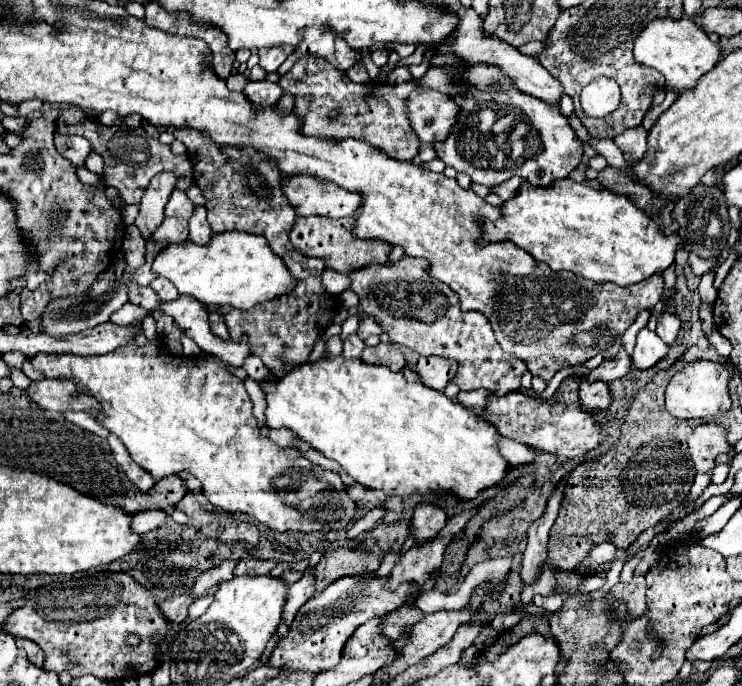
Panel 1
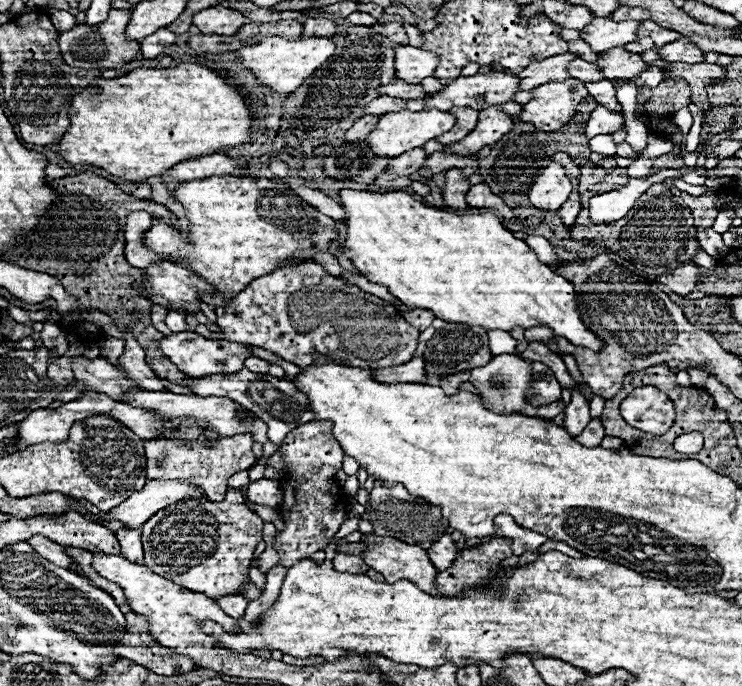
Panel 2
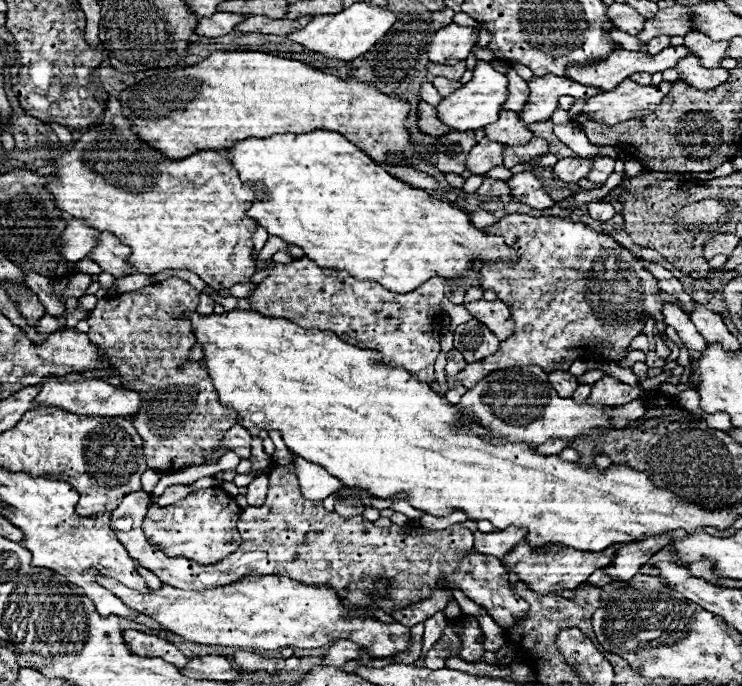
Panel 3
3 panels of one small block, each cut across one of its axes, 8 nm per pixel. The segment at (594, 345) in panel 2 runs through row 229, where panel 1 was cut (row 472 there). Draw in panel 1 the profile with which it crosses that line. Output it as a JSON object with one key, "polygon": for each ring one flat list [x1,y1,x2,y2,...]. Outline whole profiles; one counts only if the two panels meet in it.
{"polygon":[[342,354,336,356,336,358,318,358,316,362,304,362,300,366,292,366,288,370,288,364,284,362,286,366,286,372,282,376,276,376,276,374,270,374,268,380,262,380,260,382,260,388,266,396,266,402,268,402,268,408,266,408,266,426,270,428,290,428,294,430,304,442,308,442,310,446,314,446,316,450,324,452,326,458,332,458,336,460,356,482,368,486,368,488,374,488,374,490,380,490,384,492,386,496,410,496,410,494,432,494,432,492,454,492,458,498,462,500,472,500,480,490,488,488,488,486,494,486,494,484,500,484,506,476,506,470,508,470,508,462,498,454,498,444,496,444,496,436,498,436,498,430,486,422,486,420,478,420,468,408,464,408,462,404,454,404,452,400,448,400,444,396,444,392,440,390,432,390,428,386,424,386,422,382,408,382,404,378,402,372,392,372,390,368,384,368,384,366,376,366,376,364,364,364,364,360,360,358,344,358]]}

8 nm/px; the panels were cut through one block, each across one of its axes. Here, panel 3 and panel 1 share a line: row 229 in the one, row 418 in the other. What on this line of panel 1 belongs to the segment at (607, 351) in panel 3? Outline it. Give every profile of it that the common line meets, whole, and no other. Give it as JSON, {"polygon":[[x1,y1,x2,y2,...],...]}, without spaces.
{"polygon":[[577,375,569,376,560,384,556,400,542,402,526,394,508,394,506,398,492,398,484,410,484,418,492,422,502,436,508,436,516,442,524,442,532,448,540,448,564,458,584,456,588,450,596,448,604,432,596,428,596,423,588,410,578,404]]}

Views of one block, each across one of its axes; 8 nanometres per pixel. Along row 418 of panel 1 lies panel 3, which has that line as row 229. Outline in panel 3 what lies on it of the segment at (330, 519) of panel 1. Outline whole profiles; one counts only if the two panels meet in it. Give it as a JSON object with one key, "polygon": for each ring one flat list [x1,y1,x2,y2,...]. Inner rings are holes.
{"polygon":[[110,96,110,102,114,102,114,106,108,106,108,120,102,126,84,132,72,150,62,152,54,160,58,172,52,174,54,180,48,184,48,190,52,192,56,206,74,218,84,218,100,232,112,232,122,244,130,246,132,256,128,262,142,274,158,274,168,268,190,270,214,290,250,282,250,276,256,272,252,260,252,234,258,224,246,216,246,210,254,200,262,198,264,190,260,190,260,184,244,184,230,160,218,150,202,150,180,162,164,158,138,140,114,96],[110,118,120,118,120,126]]}

